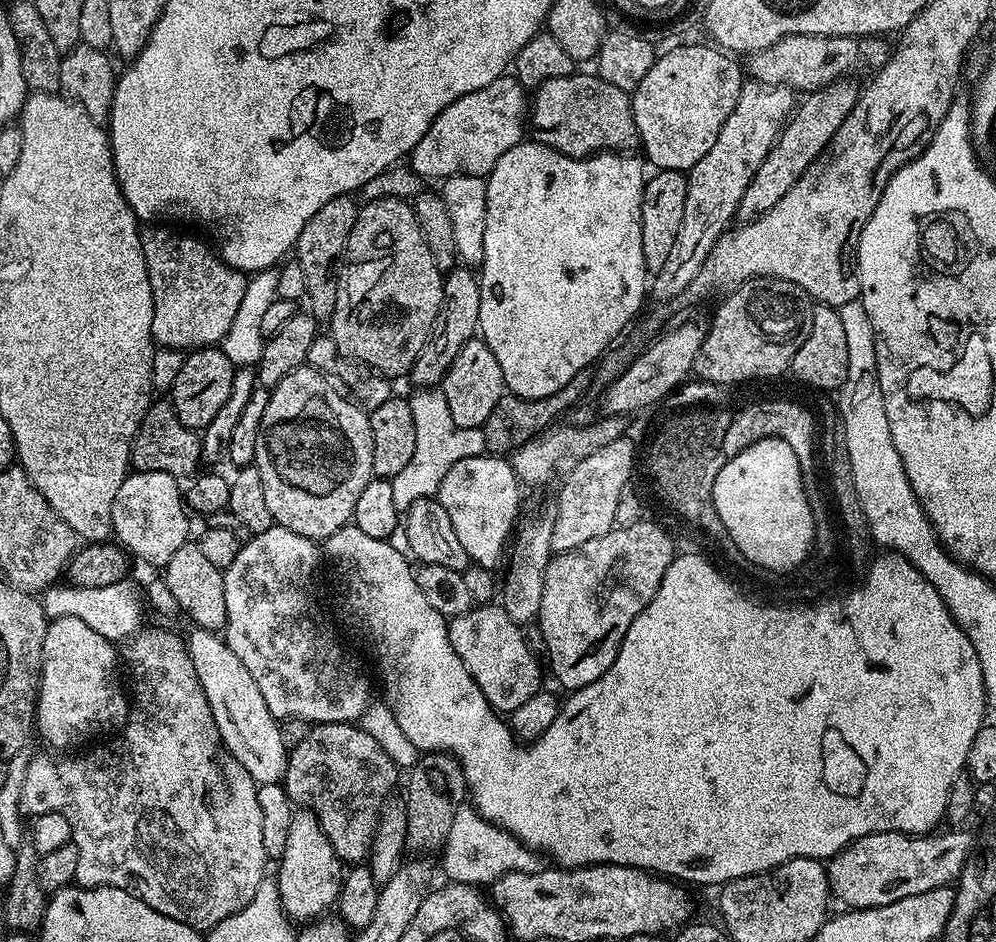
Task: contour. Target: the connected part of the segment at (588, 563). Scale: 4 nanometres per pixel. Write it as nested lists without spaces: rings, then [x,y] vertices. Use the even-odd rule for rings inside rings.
[[[651,518],[634,522],[633,525],[615,527],[602,538],[590,538],[573,552],[562,552],[553,555],[552,561],[544,572],[544,589],[542,606],[538,617],[540,636],[548,643],[548,660],[552,663],[552,672],[568,687],[568,690],[590,686],[614,662],[630,622],[654,598],[672,557],[677,555],[678,548],[672,545],[668,532]]]

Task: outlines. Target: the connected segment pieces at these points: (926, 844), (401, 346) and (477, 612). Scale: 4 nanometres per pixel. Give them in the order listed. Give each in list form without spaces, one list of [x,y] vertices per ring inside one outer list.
[[[948,830],[935,834],[909,834],[907,832],[879,832],[866,838],[858,838],[831,860],[827,861],[828,886],[833,897],[836,896],[848,910],[873,908],[898,902],[898,898],[910,898],[914,894],[926,894],[926,890],[949,887],[959,880],[964,863],[973,855],[972,836],[964,830]]]
[[[372,198],[367,203],[368,205],[365,203],[361,207],[358,222],[354,222],[354,230],[350,230],[350,238],[344,247],[342,267],[338,272],[338,302],[334,302],[334,314],[330,321],[330,327],[332,327],[330,335],[341,354],[347,356],[349,360],[357,360],[363,364],[368,364],[374,371],[389,378],[395,378],[395,376],[402,375],[403,372],[404,375],[411,373],[422,346],[426,346],[426,342],[432,334],[432,329],[436,327],[436,315],[440,309],[442,294],[444,293],[444,276],[440,271],[440,267],[434,262],[434,258],[430,258],[430,246],[426,246],[426,238],[420,229],[416,209],[407,199]]]
[[[496,602],[474,606],[461,616],[453,616],[448,620],[448,637],[458,658],[462,658],[462,666],[466,666],[470,678],[478,682],[478,690],[486,694],[486,702],[490,702],[490,706],[501,714],[511,714],[514,710],[518,710],[518,706],[522,706],[542,688],[540,664],[520,632],[523,632],[521,625],[515,624],[506,614],[504,607]]]

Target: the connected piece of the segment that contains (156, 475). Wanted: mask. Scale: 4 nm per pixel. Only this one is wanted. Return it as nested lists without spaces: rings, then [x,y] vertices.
[[[129,471],[128,477],[118,486],[118,494],[114,494],[114,510],[112,511],[112,536],[129,557],[141,560],[144,564],[153,564],[156,570],[163,569],[164,565],[174,558],[174,553],[184,544],[189,543],[188,518],[190,512],[185,505],[185,493],[177,477],[169,472],[138,472]]]

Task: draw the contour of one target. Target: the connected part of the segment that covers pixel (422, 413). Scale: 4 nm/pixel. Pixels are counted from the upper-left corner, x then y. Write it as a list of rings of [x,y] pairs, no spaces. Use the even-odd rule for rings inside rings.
[[[434,387],[416,390],[413,393],[408,400],[408,405],[410,414],[414,414],[414,458],[410,458],[409,464],[391,479],[394,490],[394,506],[398,506],[398,510],[402,514],[422,498],[435,497],[442,486],[442,478],[446,478],[446,470],[450,470],[450,466],[454,466],[454,462],[462,462],[462,458],[478,456],[485,451],[482,428],[458,426],[454,422],[454,418],[450,418],[450,406],[446,406],[446,394],[443,390]]]

